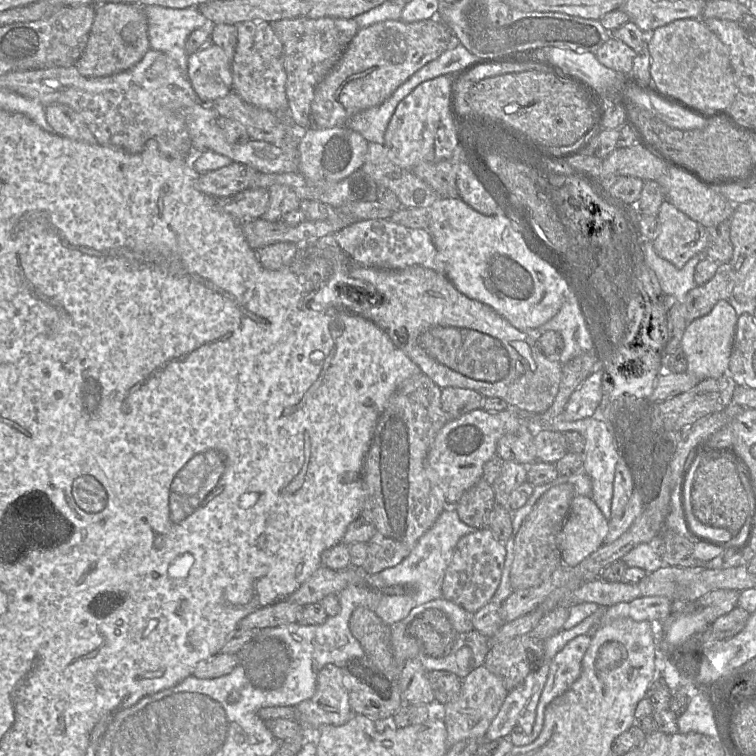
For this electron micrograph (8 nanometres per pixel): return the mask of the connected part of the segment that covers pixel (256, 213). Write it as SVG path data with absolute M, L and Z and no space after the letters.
M247 188L227 198L217 199L218 206L238 222L249 222L266 213L270 193L264 188Z

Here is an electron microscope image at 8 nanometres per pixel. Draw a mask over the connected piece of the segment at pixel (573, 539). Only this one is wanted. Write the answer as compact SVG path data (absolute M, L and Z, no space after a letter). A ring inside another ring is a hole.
M576 495L559 534L559 548L565 565L576 566L605 542L609 521L591 497Z

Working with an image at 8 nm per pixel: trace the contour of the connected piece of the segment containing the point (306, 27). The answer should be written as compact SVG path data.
M307 16L282 19L270 24L283 46L289 118L301 132L311 128L311 102L317 85L338 62L359 31L359 26L355 19L311 19Z

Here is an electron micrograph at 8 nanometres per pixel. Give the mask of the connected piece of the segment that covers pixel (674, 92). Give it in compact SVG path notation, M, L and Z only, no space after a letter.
M679 19L647 35L651 83L684 105L724 113L739 93L728 48L702 19Z

